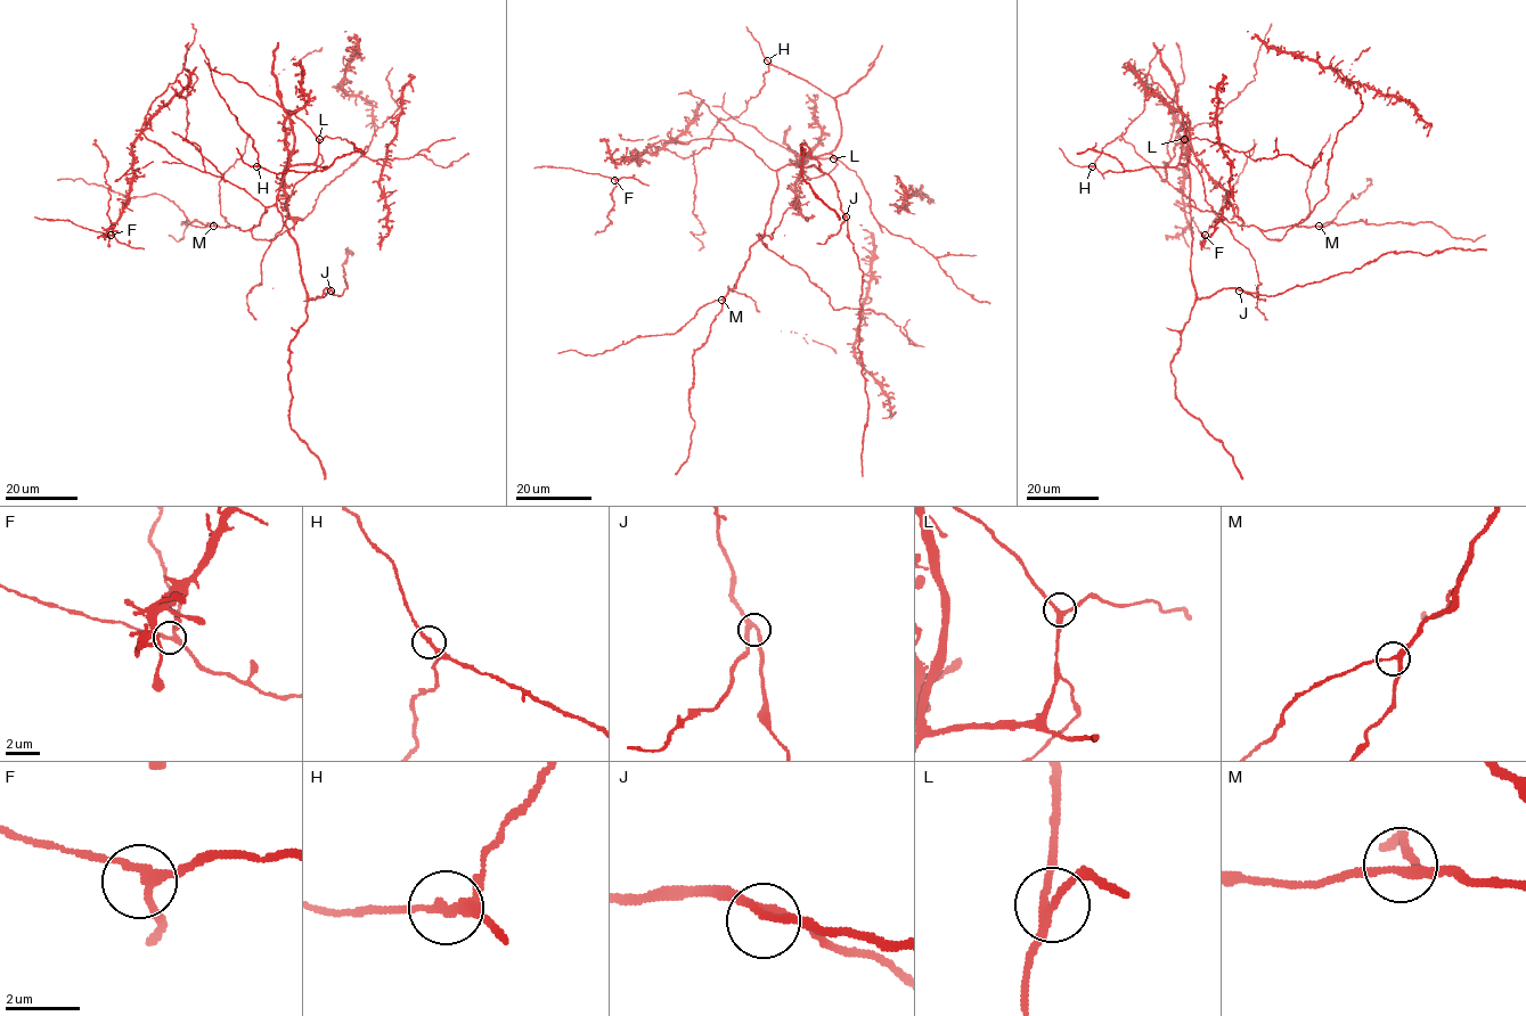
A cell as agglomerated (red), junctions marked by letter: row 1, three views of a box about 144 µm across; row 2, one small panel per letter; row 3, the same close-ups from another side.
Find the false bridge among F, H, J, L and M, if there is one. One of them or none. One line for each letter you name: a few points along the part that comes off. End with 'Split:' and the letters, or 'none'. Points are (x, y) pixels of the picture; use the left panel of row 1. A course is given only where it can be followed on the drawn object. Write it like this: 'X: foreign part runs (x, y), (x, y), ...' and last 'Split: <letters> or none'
Split: none

